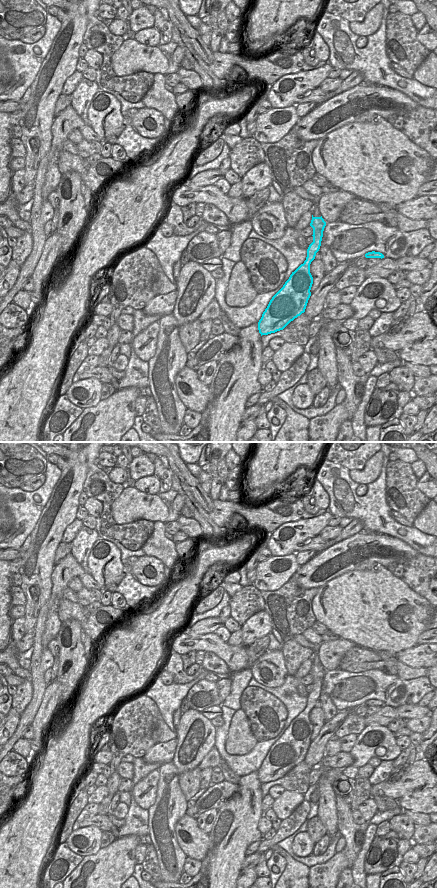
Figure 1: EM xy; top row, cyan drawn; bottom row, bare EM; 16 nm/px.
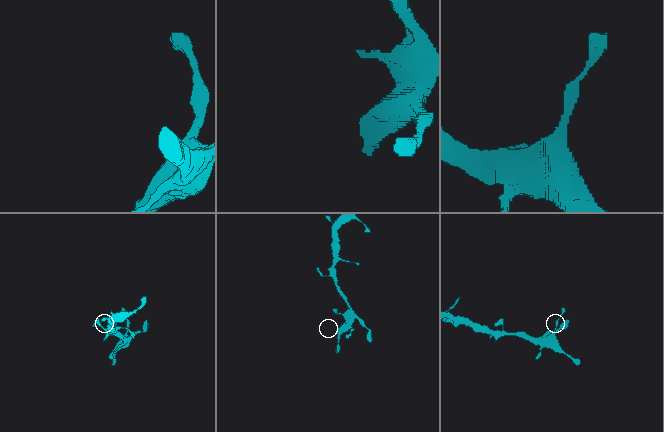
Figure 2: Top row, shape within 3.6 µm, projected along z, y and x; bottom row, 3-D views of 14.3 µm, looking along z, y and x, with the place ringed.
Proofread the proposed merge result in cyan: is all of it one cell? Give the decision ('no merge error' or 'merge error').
no merge error

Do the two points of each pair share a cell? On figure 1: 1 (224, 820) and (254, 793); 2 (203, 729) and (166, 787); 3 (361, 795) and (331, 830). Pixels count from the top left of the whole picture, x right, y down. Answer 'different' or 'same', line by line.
1: same
2: different
3: different

